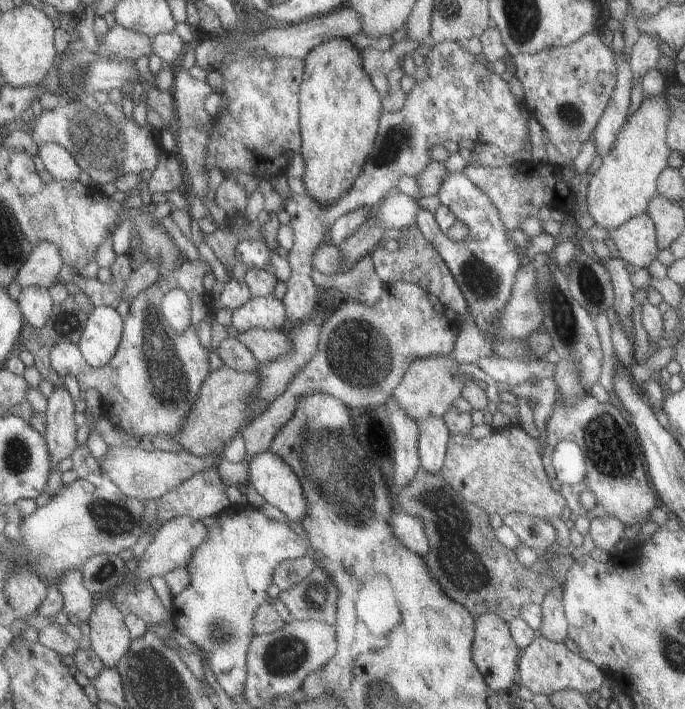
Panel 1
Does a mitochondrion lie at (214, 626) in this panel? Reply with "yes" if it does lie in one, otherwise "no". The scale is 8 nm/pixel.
yes

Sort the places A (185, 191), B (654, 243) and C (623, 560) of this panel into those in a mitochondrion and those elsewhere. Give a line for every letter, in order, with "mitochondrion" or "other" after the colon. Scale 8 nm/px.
A: other
B: other
C: other

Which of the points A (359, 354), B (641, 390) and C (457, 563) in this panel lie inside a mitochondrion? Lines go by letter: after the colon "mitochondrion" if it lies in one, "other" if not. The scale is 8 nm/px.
A: mitochondrion
B: other
C: mitochondrion

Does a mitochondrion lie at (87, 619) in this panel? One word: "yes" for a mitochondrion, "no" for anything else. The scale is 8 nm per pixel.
no

